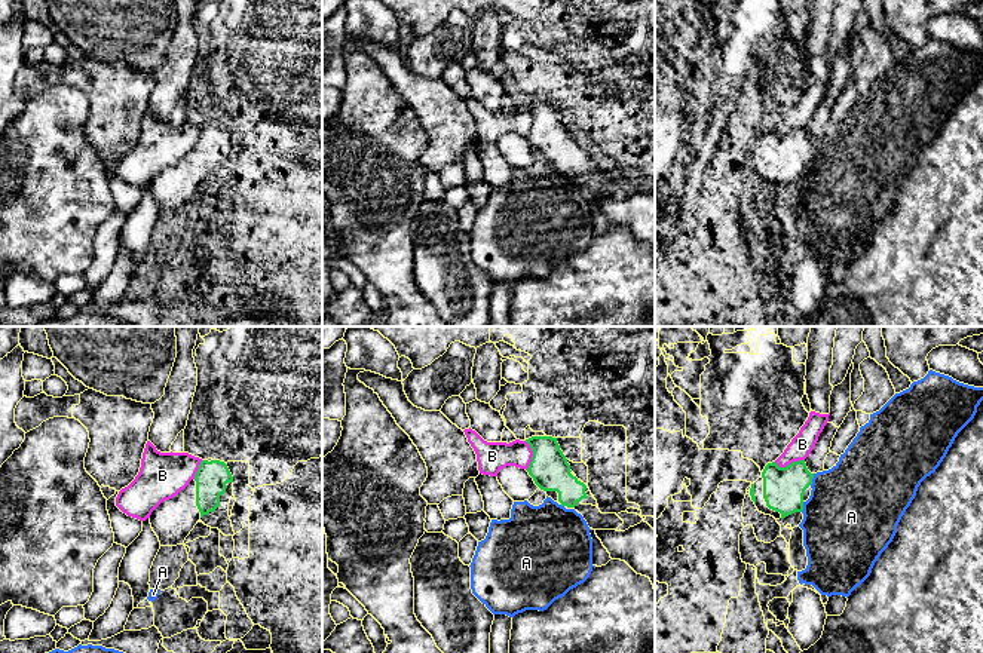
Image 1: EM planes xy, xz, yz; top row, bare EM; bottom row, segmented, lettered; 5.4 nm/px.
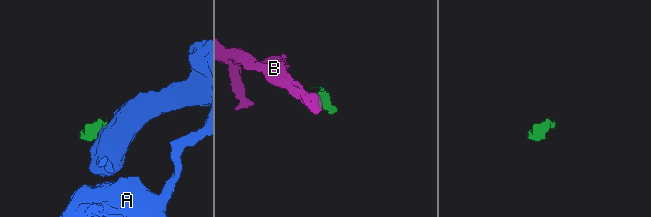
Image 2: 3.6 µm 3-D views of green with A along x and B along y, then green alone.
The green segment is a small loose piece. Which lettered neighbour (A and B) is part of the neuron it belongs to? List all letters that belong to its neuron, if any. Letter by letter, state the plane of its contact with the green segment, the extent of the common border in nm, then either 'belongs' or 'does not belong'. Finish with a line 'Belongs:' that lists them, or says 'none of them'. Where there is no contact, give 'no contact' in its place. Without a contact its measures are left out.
A: contact in yz; length 70 nm; does not belong
B: contact in yz; length 170 nm; does not belong
Belongs: none of them

